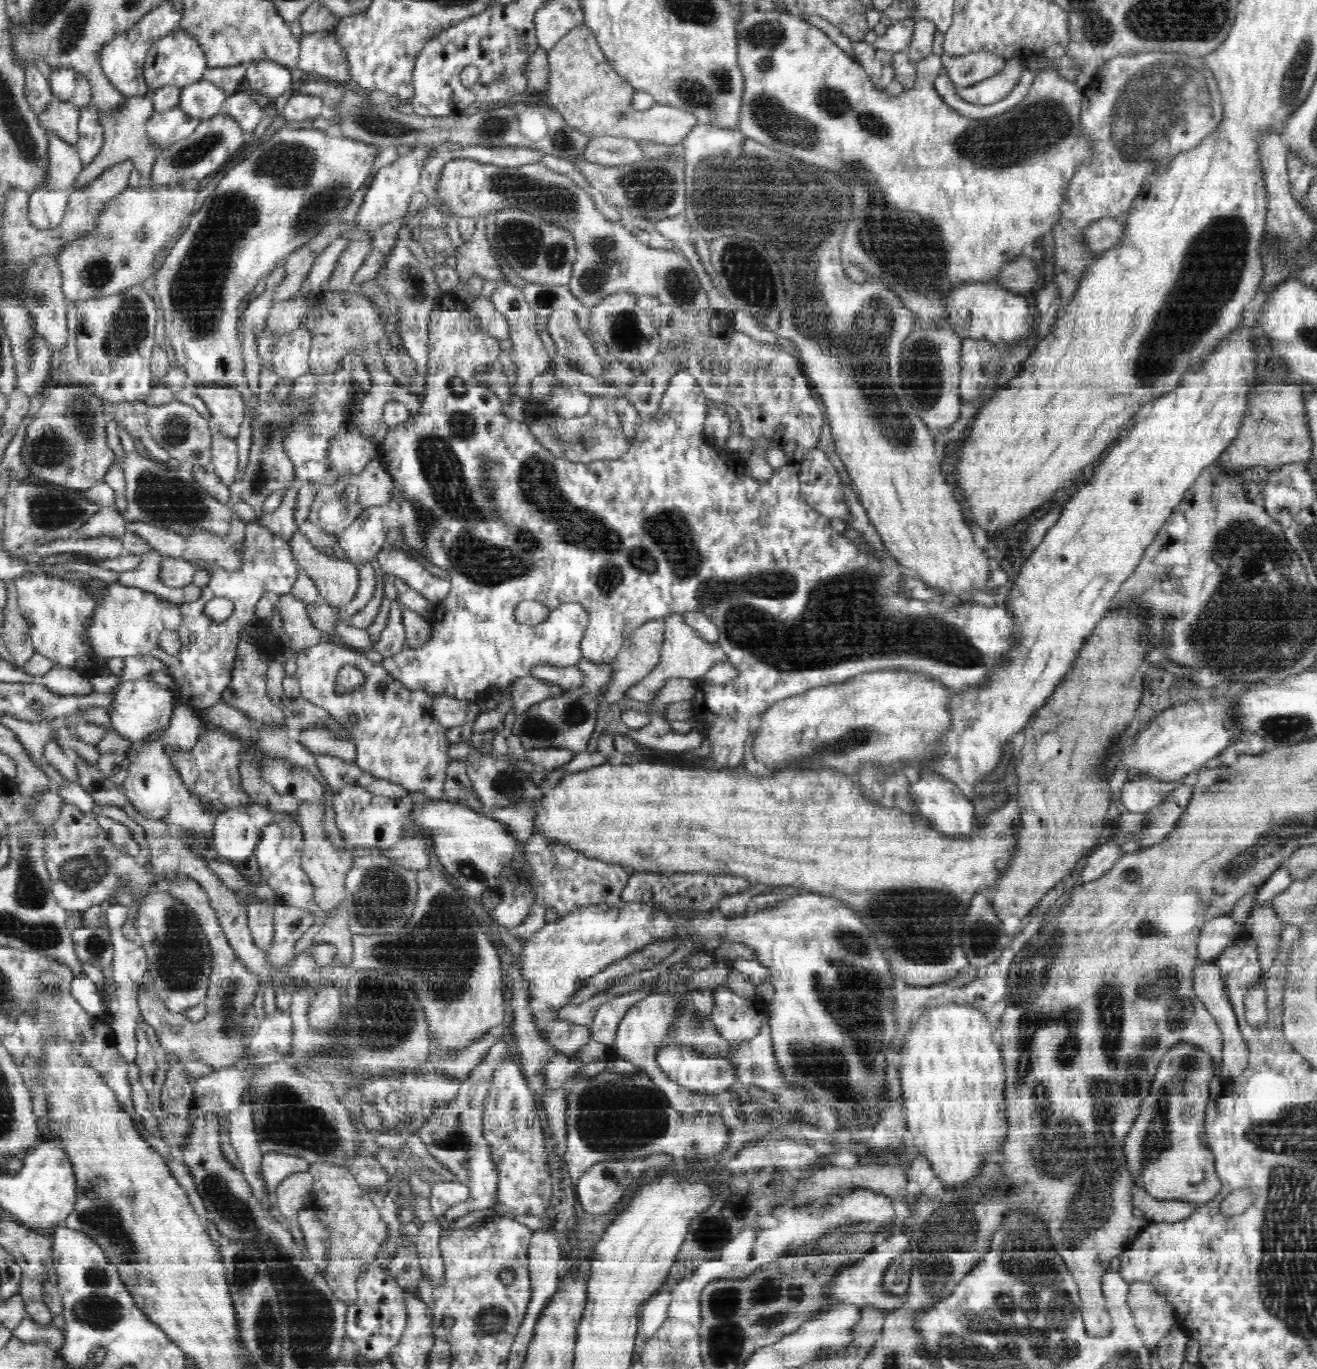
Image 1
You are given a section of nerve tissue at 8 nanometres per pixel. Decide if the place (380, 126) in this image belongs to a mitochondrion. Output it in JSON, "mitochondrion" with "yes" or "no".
{"mitochondrion":"yes"}

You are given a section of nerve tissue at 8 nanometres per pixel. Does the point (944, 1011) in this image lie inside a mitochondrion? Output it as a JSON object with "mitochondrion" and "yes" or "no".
{"mitochondrion":"no"}

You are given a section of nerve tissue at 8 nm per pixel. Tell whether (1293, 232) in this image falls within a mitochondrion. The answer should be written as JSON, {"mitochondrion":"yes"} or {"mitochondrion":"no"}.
{"mitochondrion":"no"}

